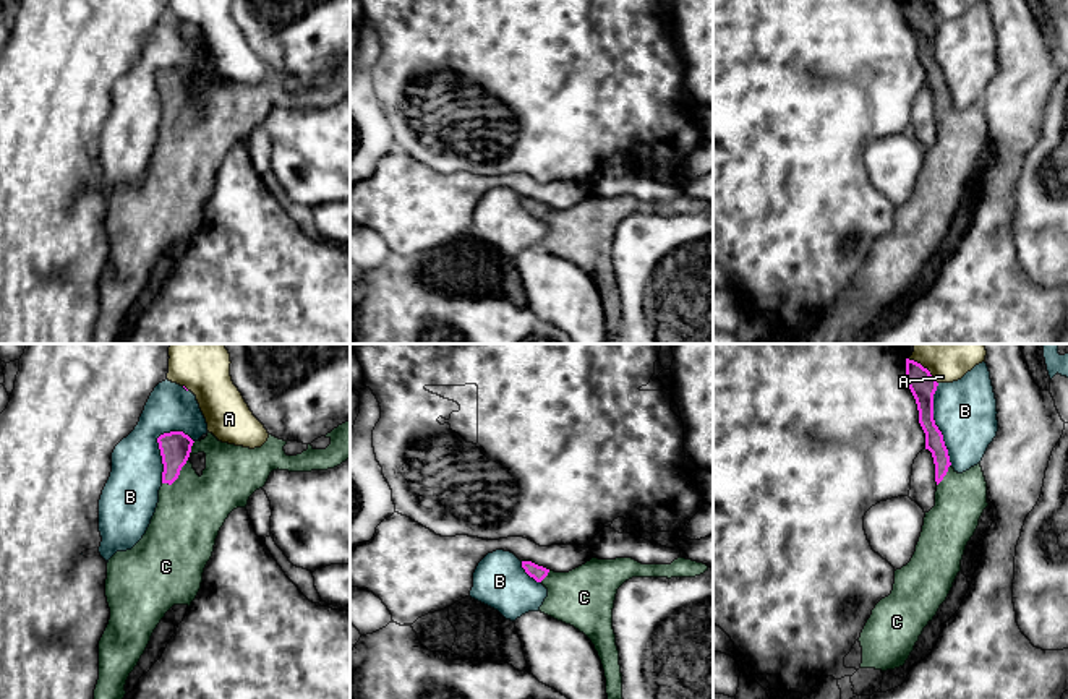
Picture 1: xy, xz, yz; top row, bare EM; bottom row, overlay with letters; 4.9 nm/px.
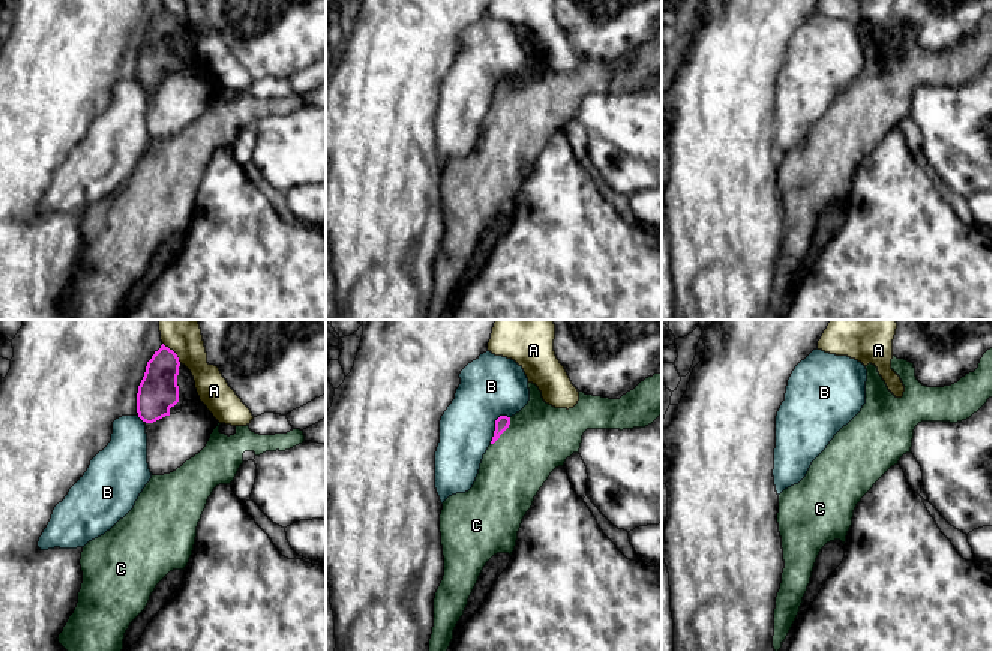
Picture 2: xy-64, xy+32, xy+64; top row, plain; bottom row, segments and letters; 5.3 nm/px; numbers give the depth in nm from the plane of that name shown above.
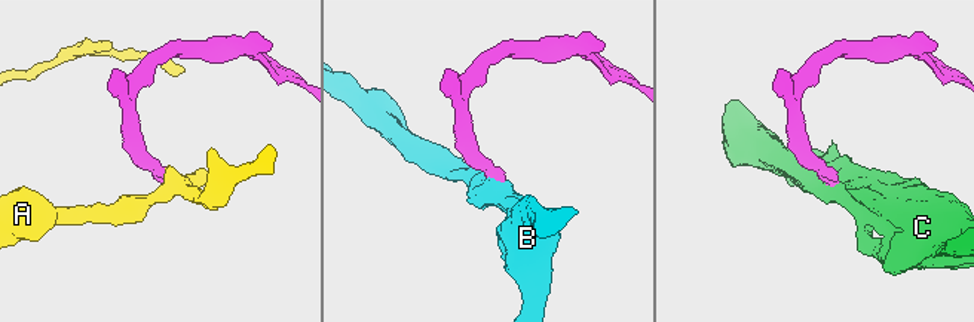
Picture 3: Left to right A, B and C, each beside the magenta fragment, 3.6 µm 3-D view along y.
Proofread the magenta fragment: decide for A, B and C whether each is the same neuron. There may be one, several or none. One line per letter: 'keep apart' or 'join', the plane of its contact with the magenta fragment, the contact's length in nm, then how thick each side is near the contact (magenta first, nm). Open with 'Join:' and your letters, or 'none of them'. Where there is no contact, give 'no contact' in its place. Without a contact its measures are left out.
Join: C
A: keep apart; meets magenta in yz; contact 140 nm long; 140 nm thick on the magenta side, 100 nm on the other
B: keep apart; meets magenta in yz; contact 420 nm long; 140 nm thick on the magenta side, 320 nm on the other
C: join; meets magenta in xy; contact 180 nm long; 160 nm thick on the magenta side, 340 nm on the other

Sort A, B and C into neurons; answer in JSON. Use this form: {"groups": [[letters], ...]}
{"groups": [["A"], ["B"], ["C"]]}

